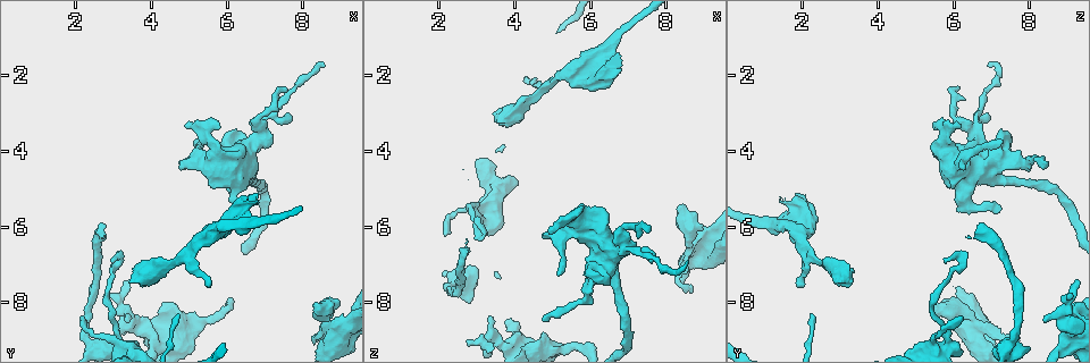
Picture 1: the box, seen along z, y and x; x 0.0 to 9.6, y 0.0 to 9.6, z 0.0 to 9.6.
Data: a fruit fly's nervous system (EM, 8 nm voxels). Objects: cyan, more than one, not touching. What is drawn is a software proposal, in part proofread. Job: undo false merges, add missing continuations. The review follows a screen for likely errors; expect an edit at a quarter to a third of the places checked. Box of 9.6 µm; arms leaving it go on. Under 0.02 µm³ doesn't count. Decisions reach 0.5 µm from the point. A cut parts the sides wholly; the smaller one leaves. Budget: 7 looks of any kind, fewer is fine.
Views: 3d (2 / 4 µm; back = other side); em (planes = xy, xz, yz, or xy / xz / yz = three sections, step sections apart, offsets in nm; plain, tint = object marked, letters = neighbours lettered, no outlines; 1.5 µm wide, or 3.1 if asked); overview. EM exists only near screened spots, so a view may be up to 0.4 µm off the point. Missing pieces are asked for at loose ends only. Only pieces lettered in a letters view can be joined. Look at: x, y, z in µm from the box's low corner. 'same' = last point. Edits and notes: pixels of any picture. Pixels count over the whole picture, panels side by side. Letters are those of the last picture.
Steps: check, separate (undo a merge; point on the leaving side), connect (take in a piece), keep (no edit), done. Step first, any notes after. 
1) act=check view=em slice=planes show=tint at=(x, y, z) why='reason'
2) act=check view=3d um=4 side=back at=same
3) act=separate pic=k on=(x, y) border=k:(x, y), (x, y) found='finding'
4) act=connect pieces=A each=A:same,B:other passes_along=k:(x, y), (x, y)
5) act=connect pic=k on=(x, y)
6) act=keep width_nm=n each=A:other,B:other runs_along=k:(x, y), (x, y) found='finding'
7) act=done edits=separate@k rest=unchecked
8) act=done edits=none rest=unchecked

act=check view=3d um=2 at=(5.50, 7.65, 1.90) why='branch stops here'

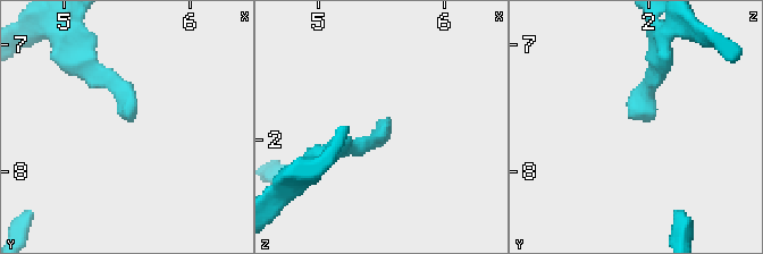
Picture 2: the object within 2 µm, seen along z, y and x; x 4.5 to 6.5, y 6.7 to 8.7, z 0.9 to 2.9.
act=check view=em slice=planes show=tint at=(5.56, 7.62, 1.94)

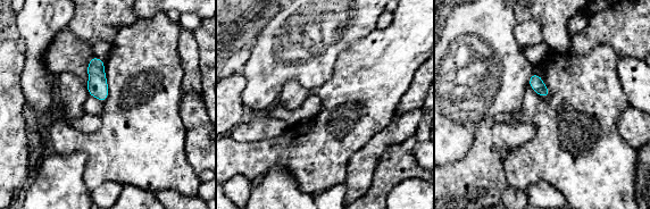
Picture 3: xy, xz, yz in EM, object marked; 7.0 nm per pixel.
act=check view=em slice=planes show=letters at=same why='what lies round it'

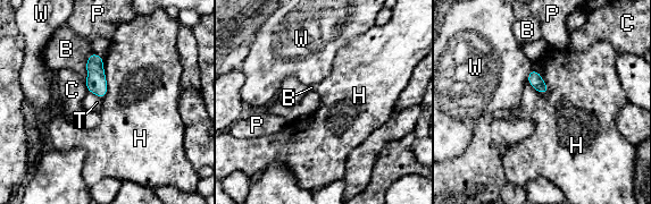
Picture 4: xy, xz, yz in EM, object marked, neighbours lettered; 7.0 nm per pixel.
act=keep each=B:other,C:other,H:other,P:other,T:other,W:other border=4:(531, 68), (547, 85), (544, 95) found='no lettered piece goes on from it'

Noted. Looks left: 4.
act=check view=em slice=xz step=8 show=letters at=(2.70, 7.80, 9.10) why='free end'

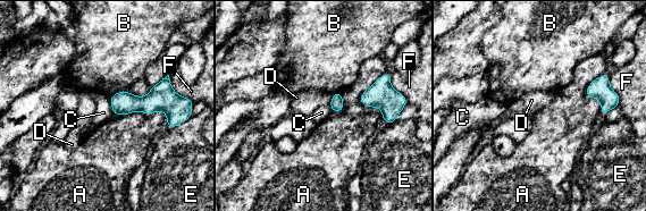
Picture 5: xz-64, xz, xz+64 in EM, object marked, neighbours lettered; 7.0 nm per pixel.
act=keep longest_contact=A:340nm each=A:other,B:other,C:other,D:other,E:other,F:other border=5:(109, 95), (111, 110), (115, 115) found='none of them fits'

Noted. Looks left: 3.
act=check view=em slice=yz step=4 show=tint at=(5.20, 3.75, 7.30) why='thin end'

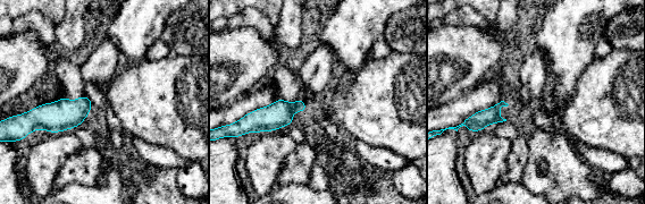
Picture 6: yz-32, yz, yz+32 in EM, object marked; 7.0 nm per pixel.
act=check view=em slice=planes show=letters at=same why='another direction'

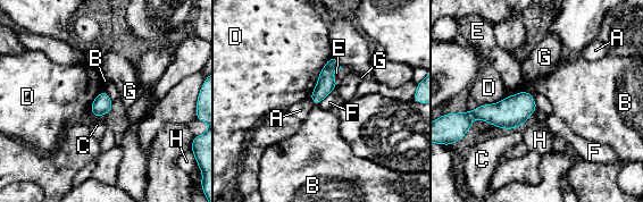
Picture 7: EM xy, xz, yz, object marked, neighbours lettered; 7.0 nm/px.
act=keep each=A:other,B:other,C:other,D:other,E:other,F:other,G:other,H:other border=7:(523, 89), (533, 97), (537, 109) found='no lettered piece goes on from it'

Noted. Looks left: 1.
act=done edits=none rest=unchecked

